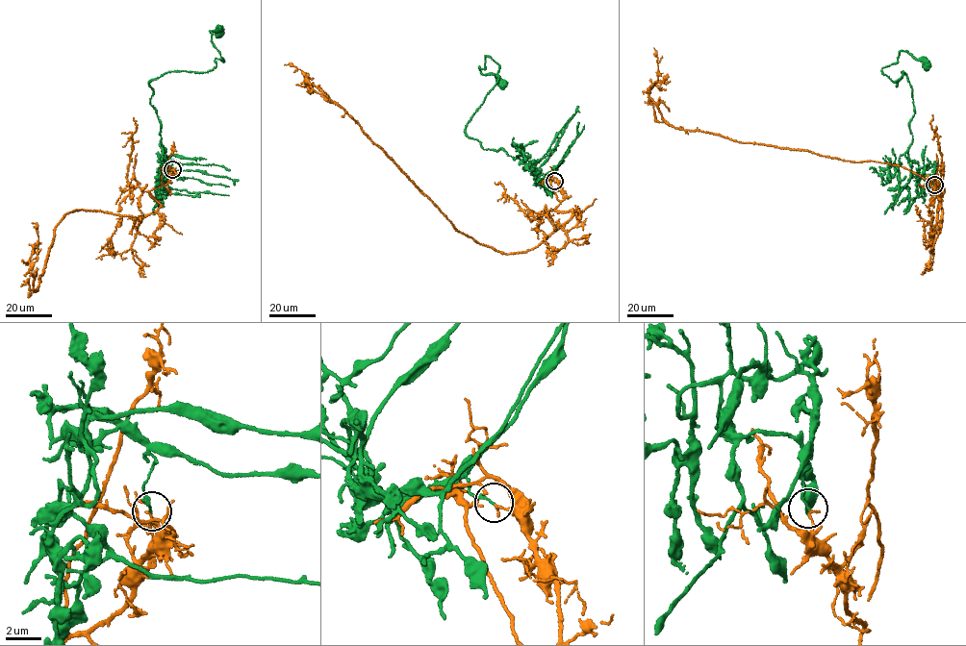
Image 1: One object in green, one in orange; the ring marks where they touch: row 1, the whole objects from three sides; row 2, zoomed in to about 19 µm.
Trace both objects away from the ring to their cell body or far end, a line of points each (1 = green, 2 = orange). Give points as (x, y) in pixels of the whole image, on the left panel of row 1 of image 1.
1: (172, 169), (159, 160), (165, 166), (149, 82), (223, 62), (211, 40), (219, 30)
2: (172, 169), (169, 182), (149, 191), (159, 208), (147, 214), (66, 212), (55, 228), (37, 291), (32, 223)

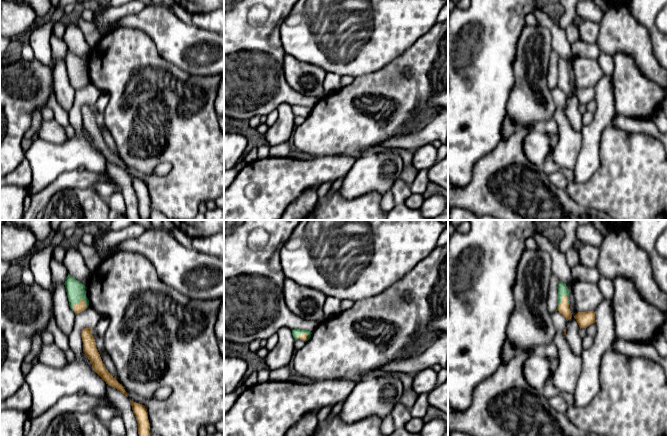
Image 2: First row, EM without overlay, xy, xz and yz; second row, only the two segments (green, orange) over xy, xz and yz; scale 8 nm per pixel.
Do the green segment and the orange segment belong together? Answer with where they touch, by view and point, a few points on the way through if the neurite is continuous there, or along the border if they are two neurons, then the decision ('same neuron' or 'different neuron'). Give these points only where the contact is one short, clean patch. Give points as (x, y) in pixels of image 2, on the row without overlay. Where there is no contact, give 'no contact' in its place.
contact xy (74, 79); border xy (81, 73), (80, 77), (72, 83), (76, 89); different neuron

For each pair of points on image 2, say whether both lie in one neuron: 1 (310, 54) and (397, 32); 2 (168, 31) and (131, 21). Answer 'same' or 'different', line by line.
1: same
2: same

